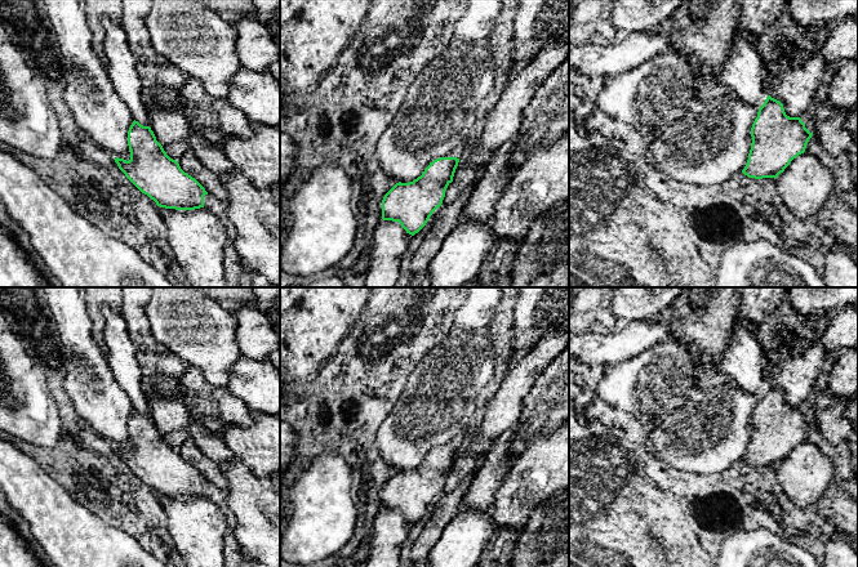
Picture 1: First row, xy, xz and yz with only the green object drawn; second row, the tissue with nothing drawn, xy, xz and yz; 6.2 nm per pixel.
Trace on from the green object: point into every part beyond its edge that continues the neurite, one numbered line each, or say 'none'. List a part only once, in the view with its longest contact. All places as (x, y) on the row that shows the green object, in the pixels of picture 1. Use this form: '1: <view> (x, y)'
none

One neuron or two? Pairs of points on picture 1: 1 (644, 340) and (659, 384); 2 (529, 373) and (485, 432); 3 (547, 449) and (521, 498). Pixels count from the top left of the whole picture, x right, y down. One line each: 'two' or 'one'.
1: two
2: one
3: one

